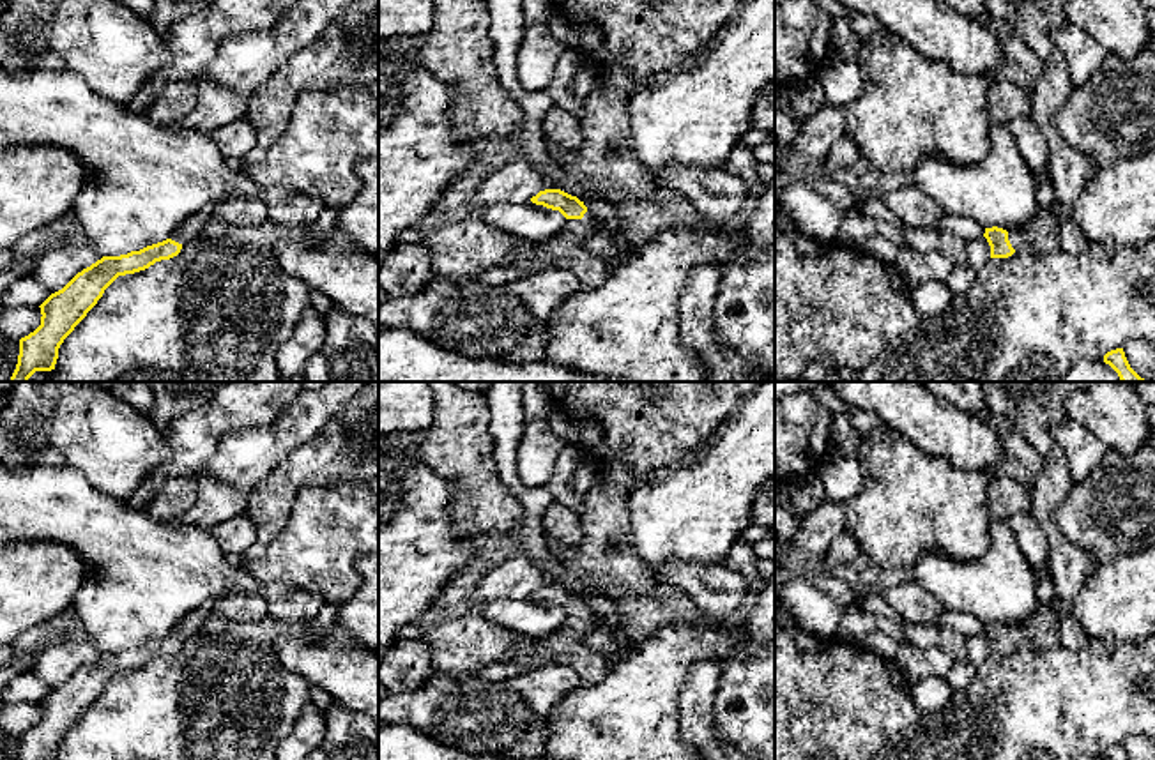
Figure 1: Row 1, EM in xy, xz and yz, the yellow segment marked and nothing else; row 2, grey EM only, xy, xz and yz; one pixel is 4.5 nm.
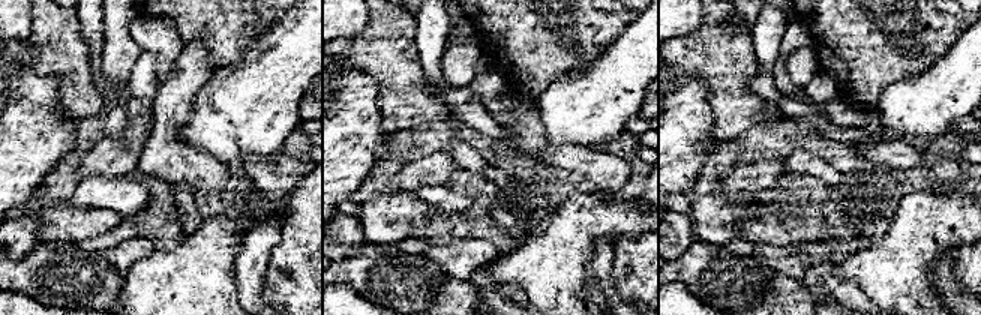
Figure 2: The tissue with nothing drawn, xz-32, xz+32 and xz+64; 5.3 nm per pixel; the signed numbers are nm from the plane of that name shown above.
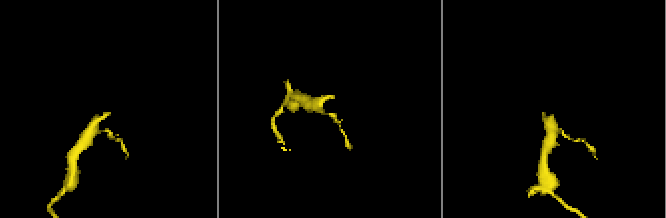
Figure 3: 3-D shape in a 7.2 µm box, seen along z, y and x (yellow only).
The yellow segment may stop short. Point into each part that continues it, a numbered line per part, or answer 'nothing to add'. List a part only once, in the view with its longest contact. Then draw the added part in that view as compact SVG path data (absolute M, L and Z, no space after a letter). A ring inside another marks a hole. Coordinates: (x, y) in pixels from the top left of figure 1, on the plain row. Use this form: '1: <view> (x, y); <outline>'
1: xz (566, 646); M587 606L582 615L566 615L554 635L531 640L525 649L515 650L506 663L555 663L571 668L584 684L600 682L610 668L605 657L585 643L591 631L593 612Z

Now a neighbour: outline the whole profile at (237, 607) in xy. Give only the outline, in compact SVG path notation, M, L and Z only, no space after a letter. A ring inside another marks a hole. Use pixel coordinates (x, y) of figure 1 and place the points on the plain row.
M232 594L212 604L212 615L221 615L228 620L260 620L269 615L269 608L260 596Z

